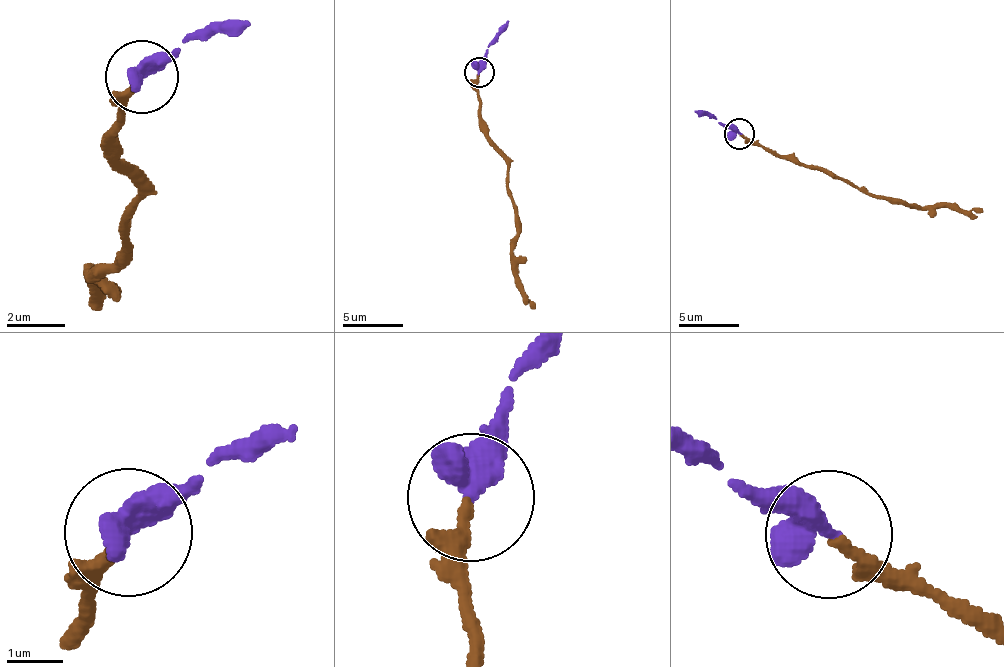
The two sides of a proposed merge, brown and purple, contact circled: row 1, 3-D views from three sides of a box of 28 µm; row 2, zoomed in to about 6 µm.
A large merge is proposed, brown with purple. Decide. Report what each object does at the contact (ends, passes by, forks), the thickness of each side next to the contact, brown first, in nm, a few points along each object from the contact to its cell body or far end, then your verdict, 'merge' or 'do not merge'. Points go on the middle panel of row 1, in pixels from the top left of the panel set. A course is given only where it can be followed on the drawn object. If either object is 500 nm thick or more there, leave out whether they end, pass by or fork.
160 nm thick on the brown side, 600 nm on the other; brown runs (477, 71), (482, 130), (506, 163), (517, 216), (513, 249), (516, 288), (533, 309); purple runs (480, 71), (488, 42), (508, 21); merge

